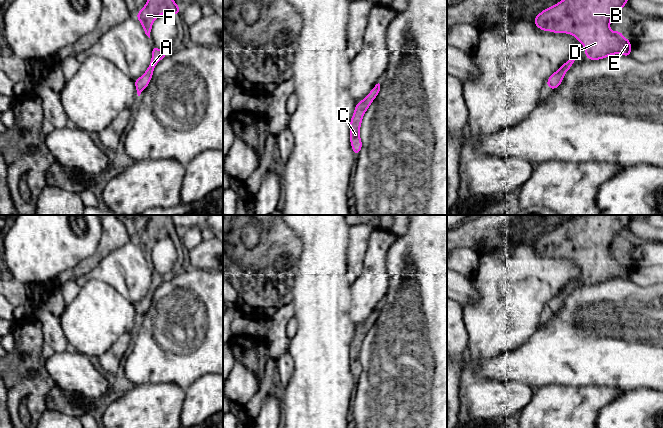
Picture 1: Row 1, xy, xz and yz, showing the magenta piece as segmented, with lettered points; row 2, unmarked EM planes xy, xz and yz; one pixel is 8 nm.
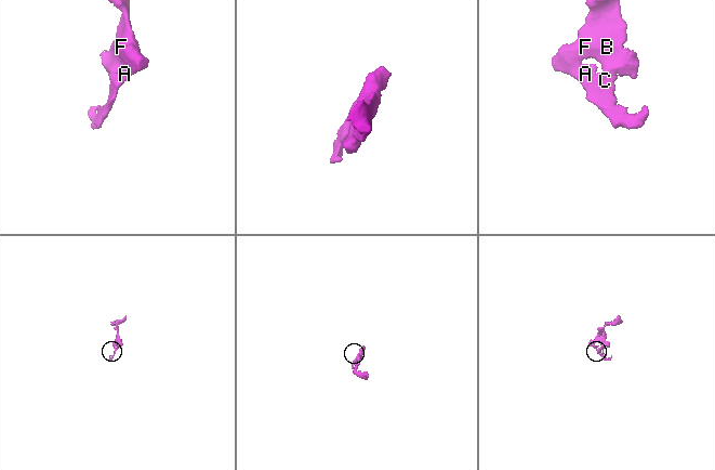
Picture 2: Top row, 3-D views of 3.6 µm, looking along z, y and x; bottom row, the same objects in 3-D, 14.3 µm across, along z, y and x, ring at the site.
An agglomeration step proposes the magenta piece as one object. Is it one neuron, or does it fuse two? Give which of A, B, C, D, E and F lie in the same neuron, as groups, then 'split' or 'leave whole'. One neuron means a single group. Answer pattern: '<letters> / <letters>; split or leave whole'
A B C D E F; leave whole

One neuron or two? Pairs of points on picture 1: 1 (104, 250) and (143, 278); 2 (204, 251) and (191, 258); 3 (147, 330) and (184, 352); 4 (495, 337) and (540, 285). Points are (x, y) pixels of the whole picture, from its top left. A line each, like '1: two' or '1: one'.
1: two
2: one
3: one
4: one

